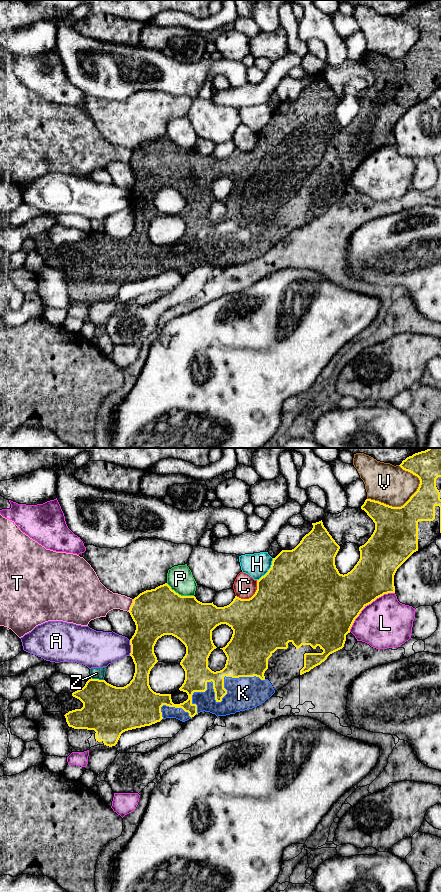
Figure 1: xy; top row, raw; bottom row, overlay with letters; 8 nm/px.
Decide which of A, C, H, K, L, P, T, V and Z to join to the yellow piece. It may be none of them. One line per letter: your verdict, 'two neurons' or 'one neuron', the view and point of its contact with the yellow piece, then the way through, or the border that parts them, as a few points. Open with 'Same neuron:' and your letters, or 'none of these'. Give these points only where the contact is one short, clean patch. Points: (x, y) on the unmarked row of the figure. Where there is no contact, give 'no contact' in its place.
Same neuron: K
A: two neurons; meets yellow in xy at (131, 200)
C: two neurons; meets yellow in xy at (252, 148)
H: two neurons; meets yellow in xy at (268, 122); border along xy (273, 110), (271, 119), (257, 132)
K: one neuron; meets yellow in xy at (223, 248)
L: two neurons; meets yellow in xy at (367, 156)
P: two neurons; meets yellow in xy at (180, 147)
T: two neurons; meets yellow in xy at (131, 157)
V: two neurons; meets yellow in xy at (397, 59)
Z: two neurons; meets yellow in xy at (97, 231)

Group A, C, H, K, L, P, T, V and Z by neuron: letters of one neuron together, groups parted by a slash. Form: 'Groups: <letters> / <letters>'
Groups: A / C / H / K / L / P / T / V / Z

